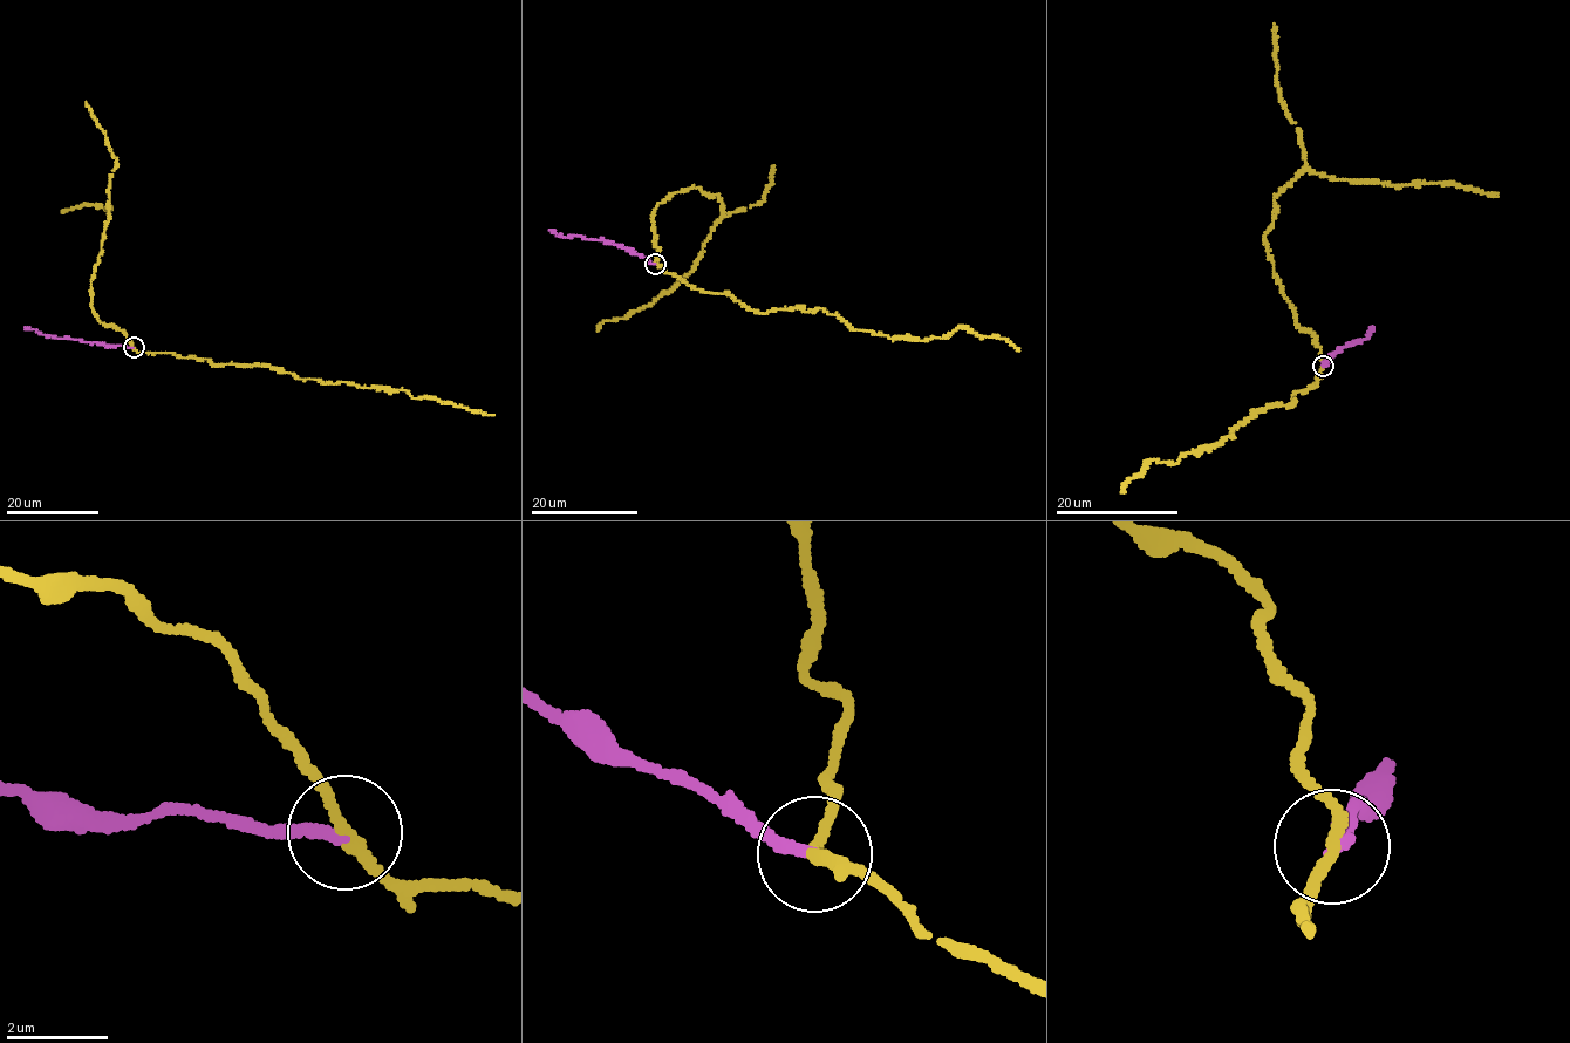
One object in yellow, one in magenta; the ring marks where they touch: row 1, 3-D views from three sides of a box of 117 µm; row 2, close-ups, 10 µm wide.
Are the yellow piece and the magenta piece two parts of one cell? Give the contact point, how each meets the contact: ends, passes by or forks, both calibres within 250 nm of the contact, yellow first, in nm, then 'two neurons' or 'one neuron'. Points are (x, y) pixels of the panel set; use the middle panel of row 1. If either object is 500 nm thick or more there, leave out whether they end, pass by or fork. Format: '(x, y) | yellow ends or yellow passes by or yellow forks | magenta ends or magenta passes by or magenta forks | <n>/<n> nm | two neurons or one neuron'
(655, 264) | yellow passes by | magenta ends | 200/260 nm | two neurons

